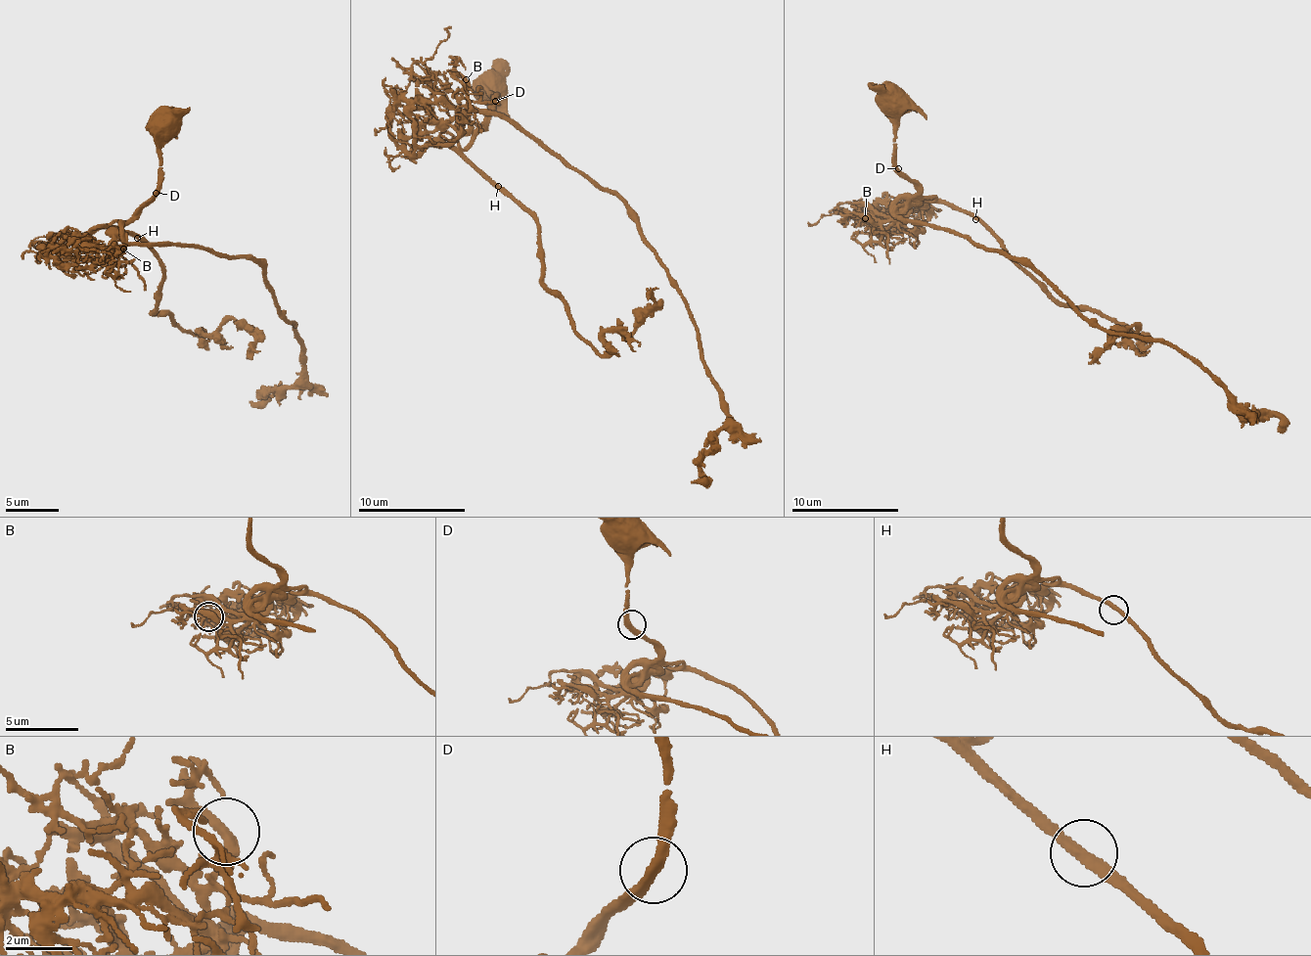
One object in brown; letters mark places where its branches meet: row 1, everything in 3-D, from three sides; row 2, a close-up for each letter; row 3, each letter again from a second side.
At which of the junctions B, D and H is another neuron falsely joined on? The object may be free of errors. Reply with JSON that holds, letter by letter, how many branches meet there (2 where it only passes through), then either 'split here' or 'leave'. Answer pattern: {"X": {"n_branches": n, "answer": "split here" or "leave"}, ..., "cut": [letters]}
{"B": {"n_branches": 2, "answer": "leave"}, "D": {"n_branches": 2, "answer": "split here"}, "H": {"n_branches": 2, "answer": "leave"}, "cut": ["D"]}

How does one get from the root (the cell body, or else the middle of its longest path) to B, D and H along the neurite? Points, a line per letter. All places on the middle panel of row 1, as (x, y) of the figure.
B: (489, 85), (493, 85), (491, 93), (497, 97), (496, 101), (479, 124), (473, 125), (461, 107), (466, 79)
D: (489, 85), (493, 85), (491, 93), (497, 97), (494, 101)
H: (489, 85), (493, 85), (491, 93), (497, 97), (495, 107), (475, 139), (463, 153), (498, 186)

